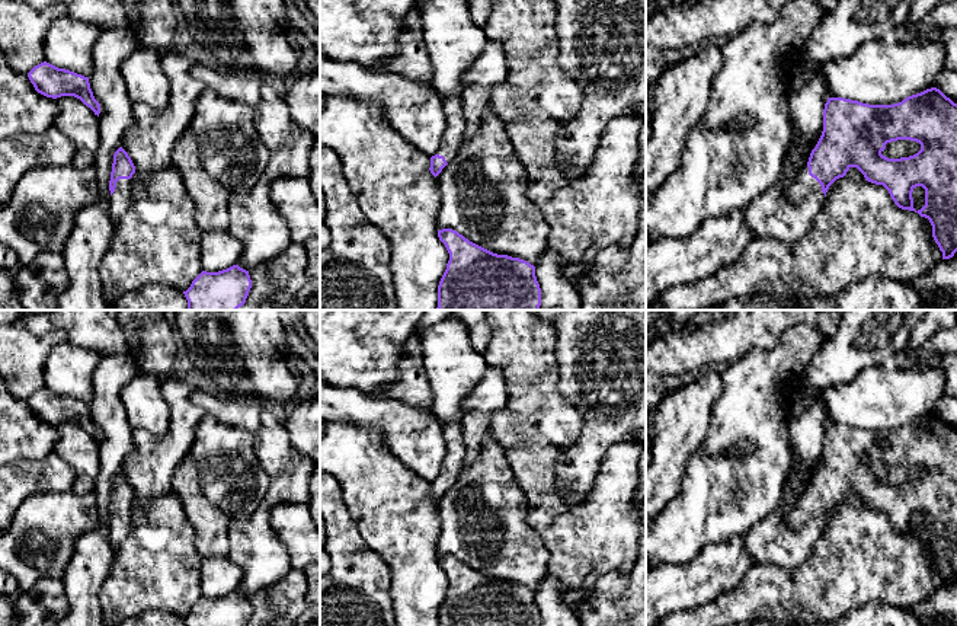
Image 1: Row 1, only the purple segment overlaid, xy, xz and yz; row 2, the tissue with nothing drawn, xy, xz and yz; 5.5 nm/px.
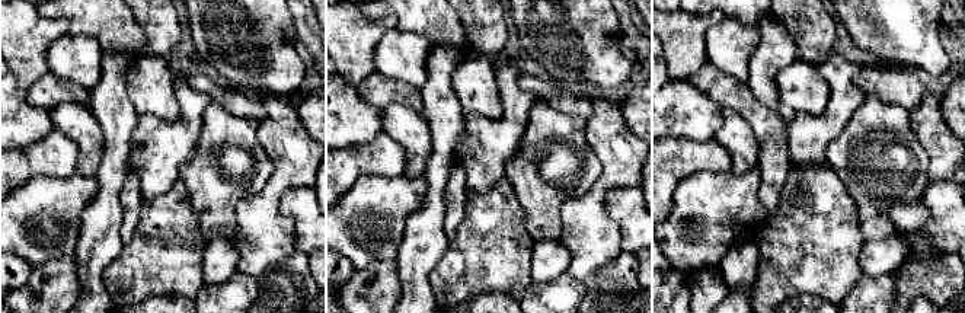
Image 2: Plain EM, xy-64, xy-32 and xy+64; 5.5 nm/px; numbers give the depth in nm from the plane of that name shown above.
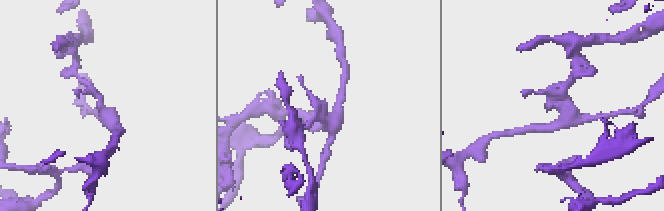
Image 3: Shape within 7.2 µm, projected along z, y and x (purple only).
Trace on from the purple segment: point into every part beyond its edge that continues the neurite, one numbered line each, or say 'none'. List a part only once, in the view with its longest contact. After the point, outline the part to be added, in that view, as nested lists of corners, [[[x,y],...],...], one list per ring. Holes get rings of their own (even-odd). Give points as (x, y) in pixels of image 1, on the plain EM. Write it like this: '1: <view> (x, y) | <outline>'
1: yz (786, 537) | [[[806,492],[796,505],[780,505],[753,524],[745,536],[746,552],[755,563],[794,568],[809,558],[823,527],[822,512]]]

